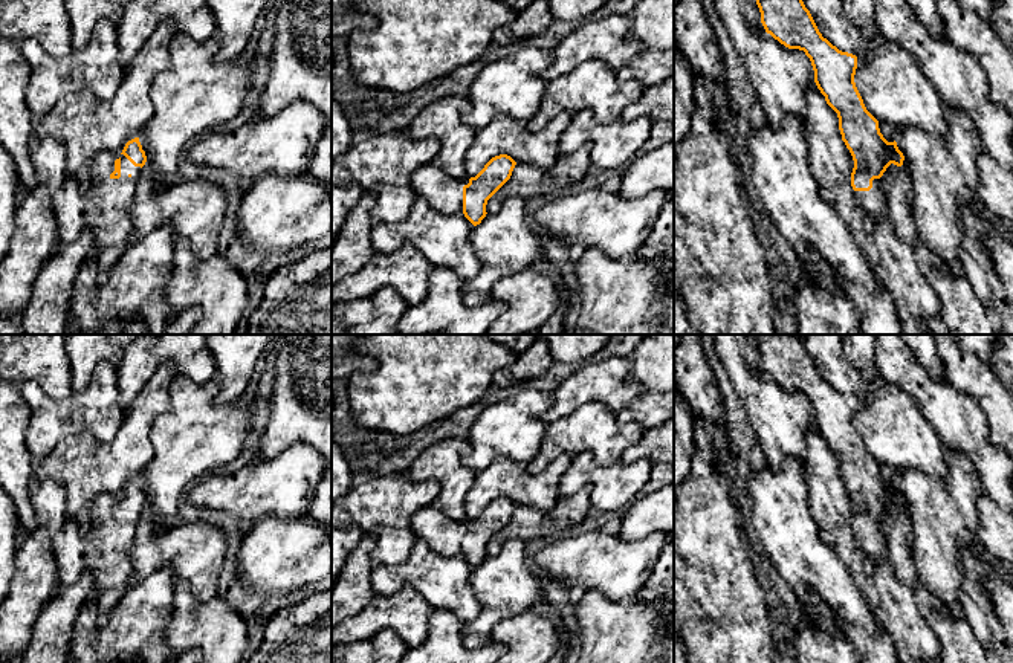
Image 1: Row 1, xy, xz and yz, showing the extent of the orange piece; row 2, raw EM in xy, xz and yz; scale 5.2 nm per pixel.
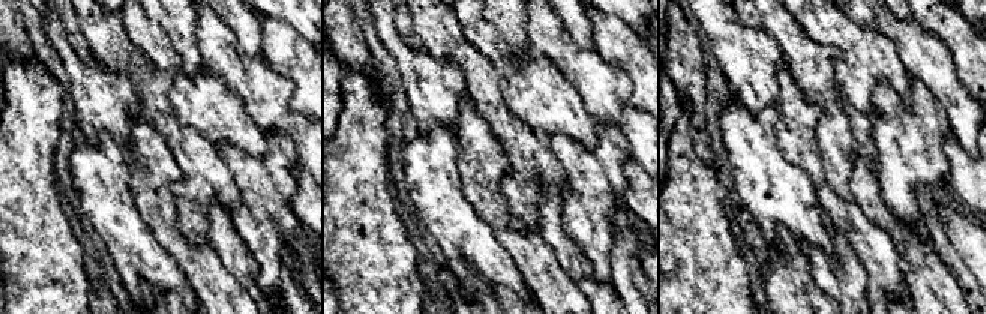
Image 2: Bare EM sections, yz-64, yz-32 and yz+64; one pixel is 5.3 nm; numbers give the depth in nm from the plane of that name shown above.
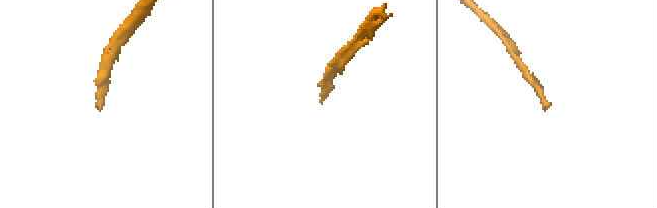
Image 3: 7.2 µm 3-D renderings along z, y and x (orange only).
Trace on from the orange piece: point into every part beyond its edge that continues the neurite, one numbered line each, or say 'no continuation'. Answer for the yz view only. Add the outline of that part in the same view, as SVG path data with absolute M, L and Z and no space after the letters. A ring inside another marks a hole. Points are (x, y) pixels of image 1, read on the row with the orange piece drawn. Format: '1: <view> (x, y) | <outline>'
1: yz (873, 202) | M880 179L872 180L869 191L854 191L854 196L868 214L886 220L886 203Z

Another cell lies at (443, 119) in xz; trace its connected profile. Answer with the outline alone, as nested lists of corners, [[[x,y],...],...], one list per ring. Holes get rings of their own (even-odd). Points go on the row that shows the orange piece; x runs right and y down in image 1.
[[[445,96],[425,107],[405,128],[414,141],[435,137],[440,142],[437,162],[454,179],[464,176],[466,153],[475,136],[463,122],[469,107],[468,96]]]

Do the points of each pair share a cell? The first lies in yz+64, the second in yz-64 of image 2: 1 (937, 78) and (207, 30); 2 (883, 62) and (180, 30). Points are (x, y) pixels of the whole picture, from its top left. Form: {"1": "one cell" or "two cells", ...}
{"1": "one cell", "2": "two cells"}

